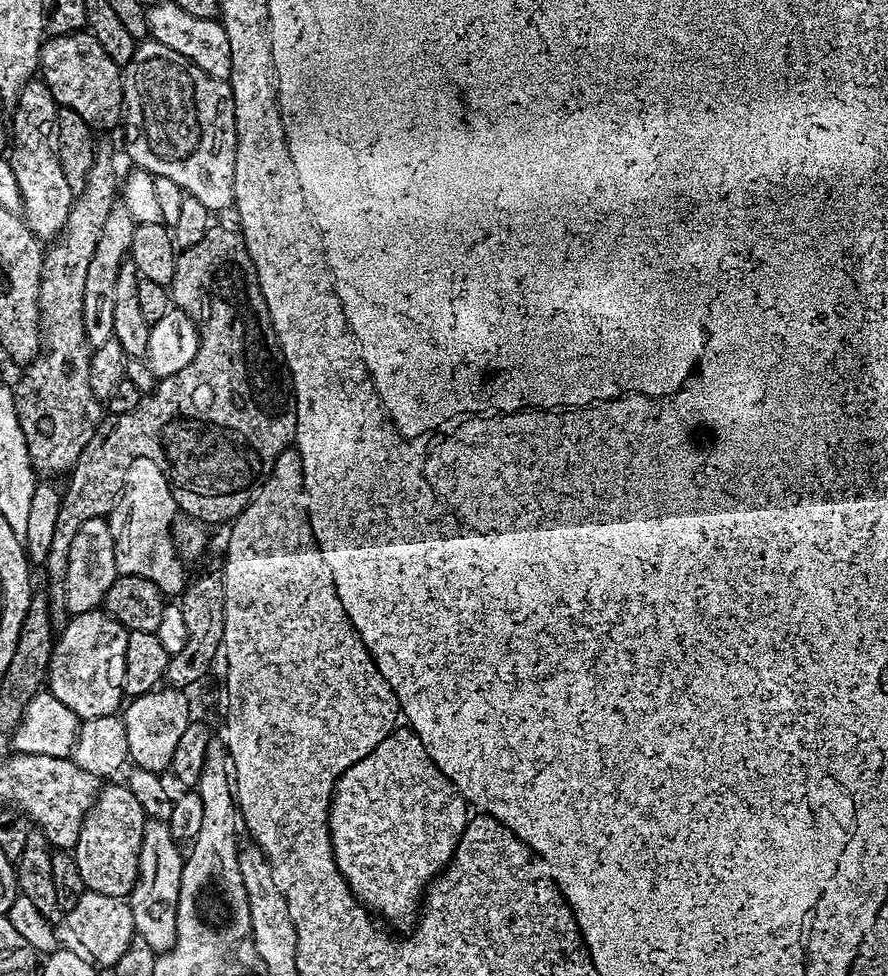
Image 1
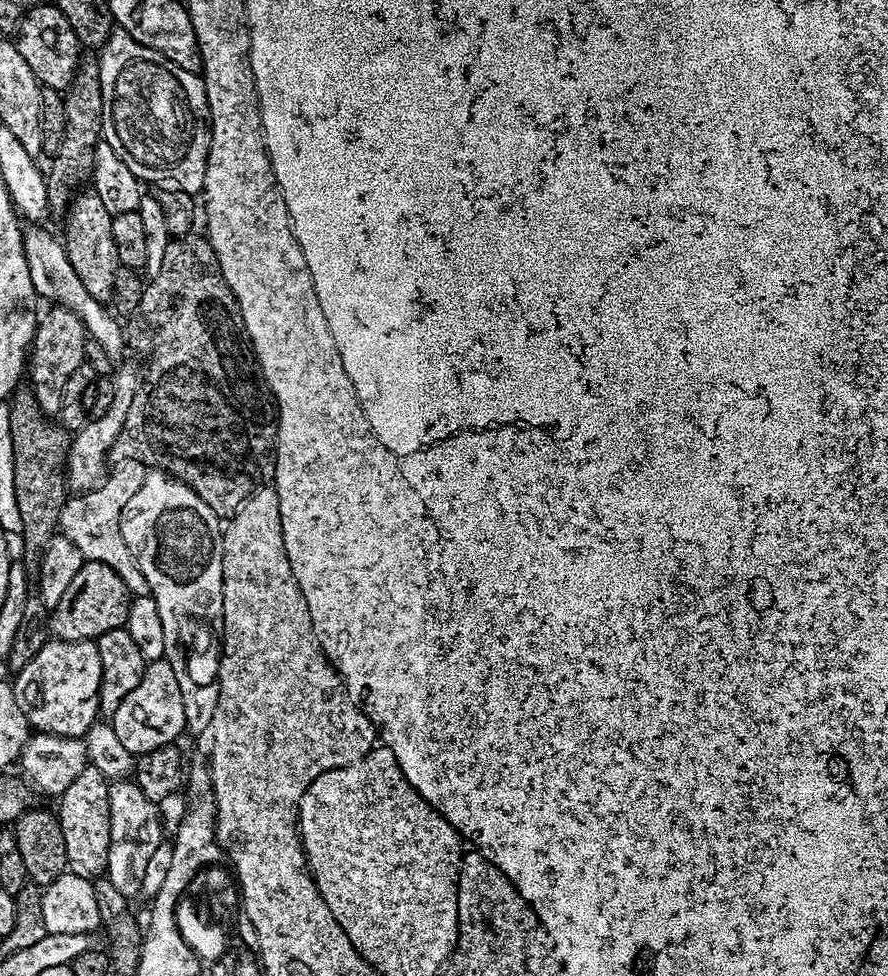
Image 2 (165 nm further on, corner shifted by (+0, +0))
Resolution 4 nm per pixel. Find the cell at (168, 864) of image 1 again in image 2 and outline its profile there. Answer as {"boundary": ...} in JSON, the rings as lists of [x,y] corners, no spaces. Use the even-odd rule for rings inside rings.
{"boundary":[[[117,779],[108,785],[108,801],[110,802],[110,854],[108,855],[108,871],[106,878],[110,882],[120,884],[120,868],[129,872],[133,878],[139,877],[144,870],[147,859],[154,854],[162,837],[164,828],[160,825],[158,804],[146,798],[146,794],[139,789],[135,779]],[[120,856],[124,861],[120,864]]]}

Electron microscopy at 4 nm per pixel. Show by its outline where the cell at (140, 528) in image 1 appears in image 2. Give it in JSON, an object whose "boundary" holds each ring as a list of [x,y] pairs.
{"boundary":[[[121,460],[111,465],[104,479],[88,492],[72,494],[65,499],[60,511],[59,531],[84,555],[85,560],[102,562],[114,570],[126,582],[132,596],[149,595],[146,578],[142,578],[142,570],[138,570],[136,560],[130,554],[126,542],[122,538],[120,519],[122,510],[130,498],[134,498],[138,486],[144,481],[145,465],[137,460]]]}

